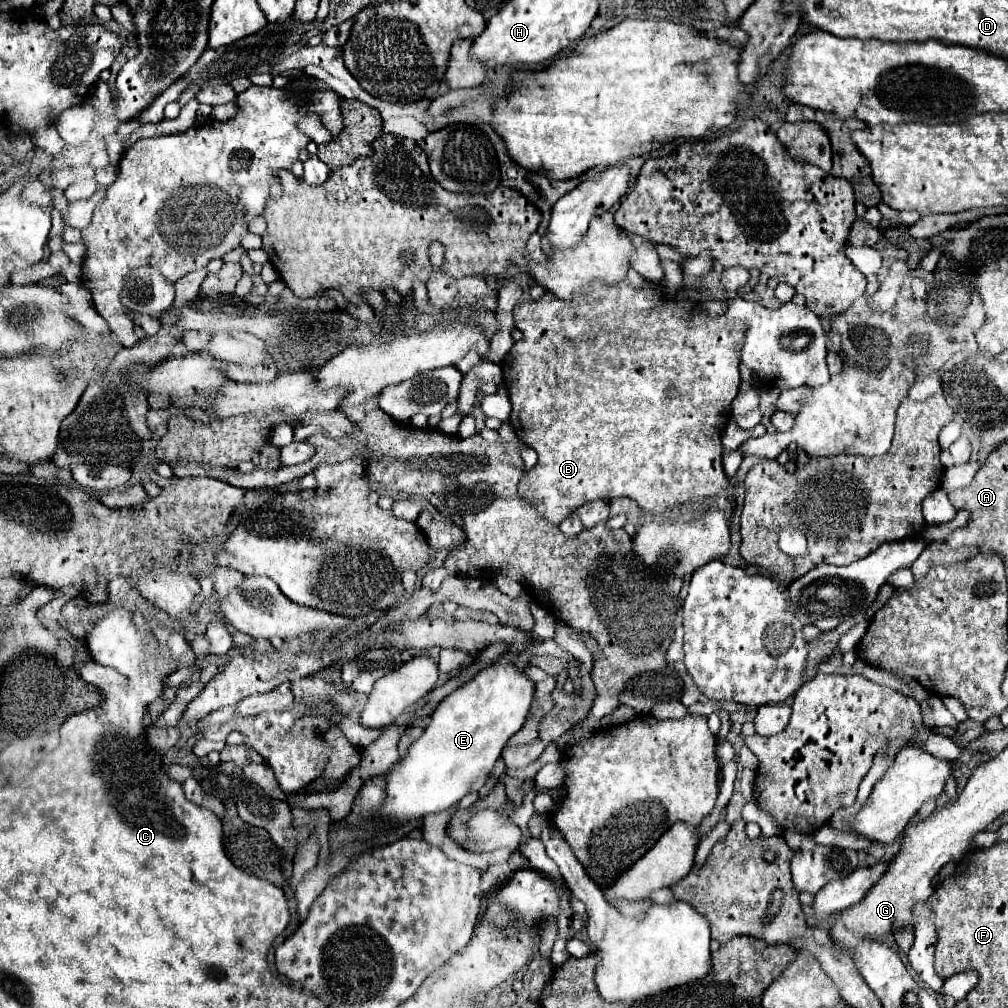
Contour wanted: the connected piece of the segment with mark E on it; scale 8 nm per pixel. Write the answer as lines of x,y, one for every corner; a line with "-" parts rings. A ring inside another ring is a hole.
506,650
496,658
494,664
480,670
470,682
456,688
438,704
438,708
430,716
430,726
426,726
424,734
410,746
408,754
398,760
396,768
388,776
388,796
380,810
384,818
406,822
412,818
428,816
432,812
440,812
454,806
460,798
464,798
470,792
478,792
484,786
508,738
514,736
526,722
534,696
534,682
526,676
522,668
518,668
518,664
514,662
516,656
516,652

